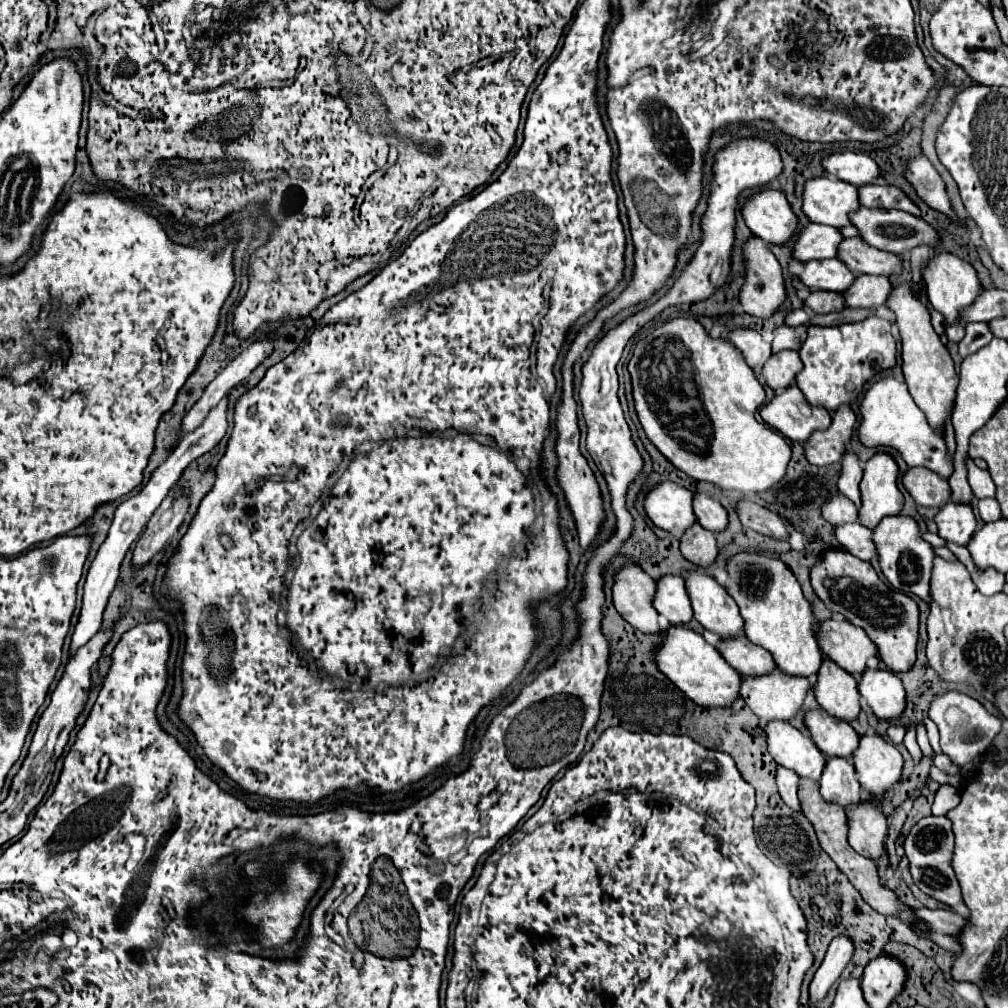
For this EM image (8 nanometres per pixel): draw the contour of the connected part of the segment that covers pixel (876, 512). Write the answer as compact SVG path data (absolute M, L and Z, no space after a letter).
M874 453L864 467L860 483L862 509L860 523L874 529L882 517L898 515L904 505L904 495L898 491L900 469L890 453Z

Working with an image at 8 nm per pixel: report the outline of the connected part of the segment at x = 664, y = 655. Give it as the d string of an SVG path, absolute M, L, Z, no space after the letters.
M670 627L656 655L658 669L700 707L732 707L740 699L742 675L726 663L720 651L692 629Z

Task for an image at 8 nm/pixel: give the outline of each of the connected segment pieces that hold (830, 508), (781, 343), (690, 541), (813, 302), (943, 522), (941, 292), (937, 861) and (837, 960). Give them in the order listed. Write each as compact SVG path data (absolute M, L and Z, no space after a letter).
M834 495L824 507L822 507L822 515L828 523L832 523L834 527L842 525L842 523L856 523L858 521L858 509L854 507L854 503L850 503L850 499L846 499L844 495Z
M782 325L774 329L774 339L772 339L772 353L778 353L782 349L796 349L804 343L806 339L806 327L788 327Z
M694 523L682 537L680 537L680 551L682 555L692 561L696 567L706 569L714 565L718 557L718 545L714 533L704 529L702 525Z
M812 291L812 295L804 301L814 313L840 313L846 309L846 303L842 301L842 293L834 291Z
M950 501L936 515L938 535L958 545L968 545L968 541L976 531L976 523L978 521L976 521L974 509L966 503Z
M940 253L924 269L924 281L926 281L926 291L928 291L928 299L930 299L932 307L944 315L946 323L948 325L964 325L960 313L970 303L974 303L974 299L982 293L982 283L978 279L974 267L952 253Z
M924 817L920 819L906 837L904 843L906 857L910 861L910 873L914 875L914 883L934 899L946 905L962 903L962 889L952 869L952 855L954 855L954 833L952 821L948 817Z
M842 933L832 939L824 961L818 967L818 971L810 983L810 1003L812 1005L816 1005L818 1001L822 1001L828 995L830 987L840 979L840 973L850 963L852 953L854 953L854 947L852 947L852 939L848 935Z

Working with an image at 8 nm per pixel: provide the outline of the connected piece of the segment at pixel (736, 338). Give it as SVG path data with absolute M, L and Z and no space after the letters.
M734 329L728 333L728 339L742 351L748 367L760 375L766 359L772 355L770 345L762 339L762 335L750 329Z

